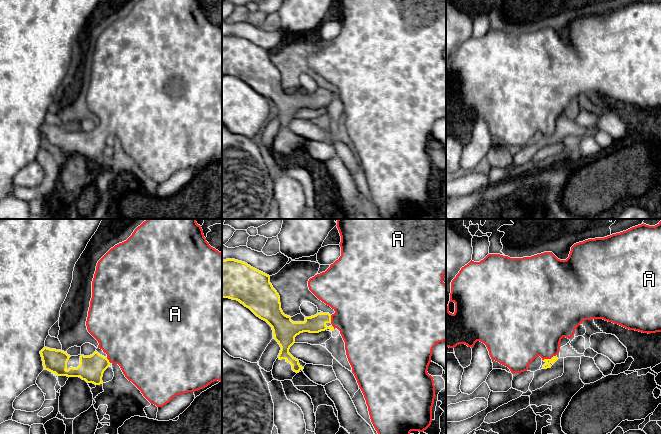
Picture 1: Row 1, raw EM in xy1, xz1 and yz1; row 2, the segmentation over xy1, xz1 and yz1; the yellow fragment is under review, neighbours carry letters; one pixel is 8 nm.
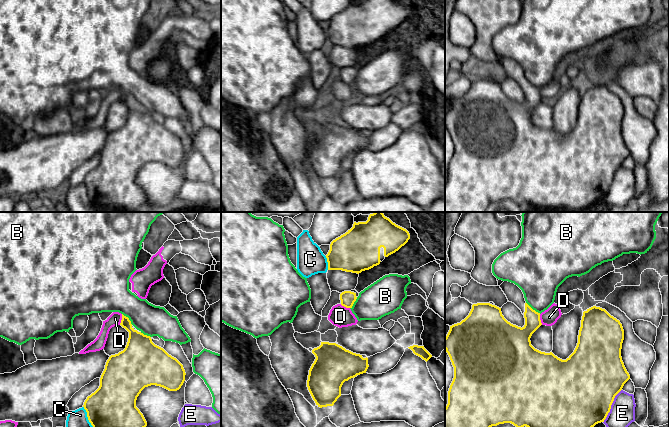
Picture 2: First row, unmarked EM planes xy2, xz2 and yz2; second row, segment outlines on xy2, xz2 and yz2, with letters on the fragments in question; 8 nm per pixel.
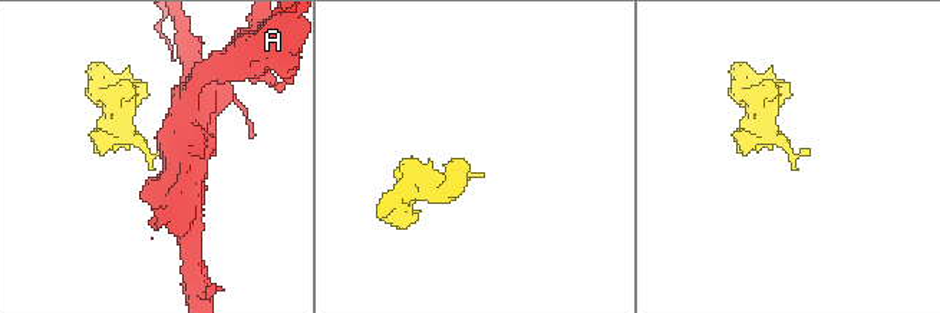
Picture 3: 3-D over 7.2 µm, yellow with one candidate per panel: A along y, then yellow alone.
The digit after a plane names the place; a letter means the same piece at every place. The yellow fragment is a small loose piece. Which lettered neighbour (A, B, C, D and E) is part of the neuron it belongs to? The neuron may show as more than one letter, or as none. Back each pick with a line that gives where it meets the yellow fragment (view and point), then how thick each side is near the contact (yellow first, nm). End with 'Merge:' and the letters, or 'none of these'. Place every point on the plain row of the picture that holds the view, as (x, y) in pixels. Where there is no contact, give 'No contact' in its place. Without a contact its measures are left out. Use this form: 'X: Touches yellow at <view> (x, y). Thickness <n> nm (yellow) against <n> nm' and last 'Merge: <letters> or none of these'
A: Touches yellow at yz1 (546, 135). Thickness 50 nm (yellow) against 420 nm
Merge: A

